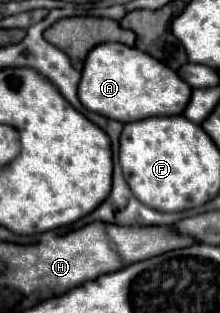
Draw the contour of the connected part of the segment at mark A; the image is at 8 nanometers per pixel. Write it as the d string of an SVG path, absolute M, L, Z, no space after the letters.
M105 43L89 51L77 95L85 109L119 123L131 123L147 117L181 115L189 103L191 91L193 89L181 81L173 69L151 55L121 43Z

